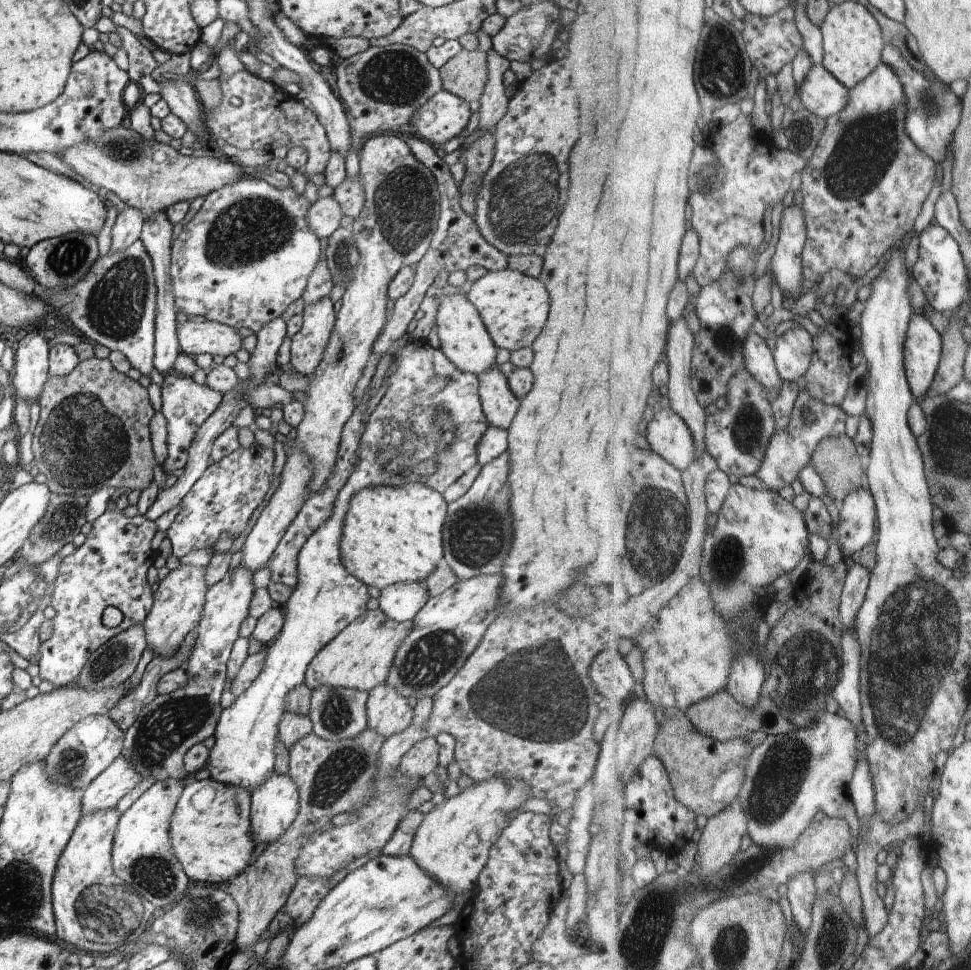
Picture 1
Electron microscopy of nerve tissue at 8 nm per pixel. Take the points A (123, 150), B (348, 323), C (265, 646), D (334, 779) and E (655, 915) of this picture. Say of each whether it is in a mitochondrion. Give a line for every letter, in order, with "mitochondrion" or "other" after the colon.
A: mitochondrion
B: other
C: other
D: mitochondrion
E: mitochondrion

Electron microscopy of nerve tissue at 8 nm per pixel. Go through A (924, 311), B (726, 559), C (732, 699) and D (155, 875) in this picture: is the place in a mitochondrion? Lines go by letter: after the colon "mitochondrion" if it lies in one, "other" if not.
A: other
B: mitochondrion
C: other
D: mitochondrion

